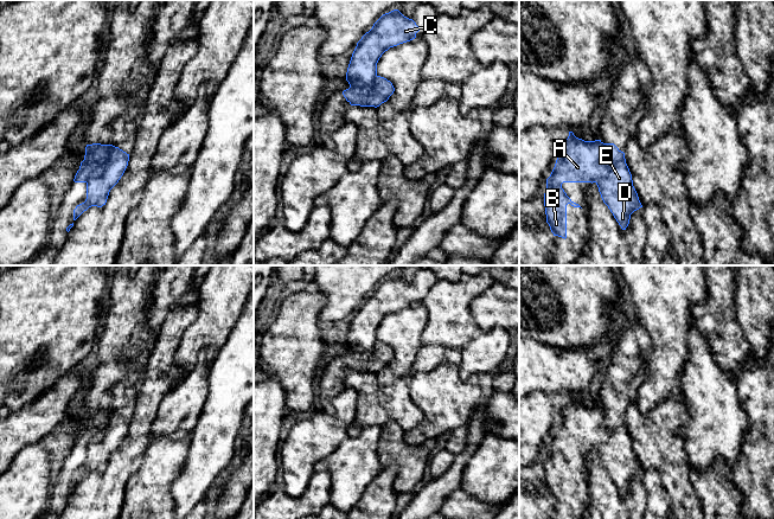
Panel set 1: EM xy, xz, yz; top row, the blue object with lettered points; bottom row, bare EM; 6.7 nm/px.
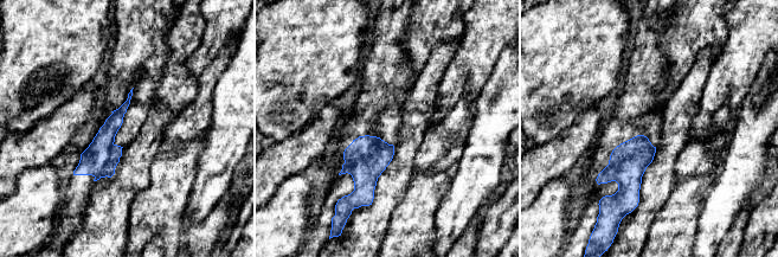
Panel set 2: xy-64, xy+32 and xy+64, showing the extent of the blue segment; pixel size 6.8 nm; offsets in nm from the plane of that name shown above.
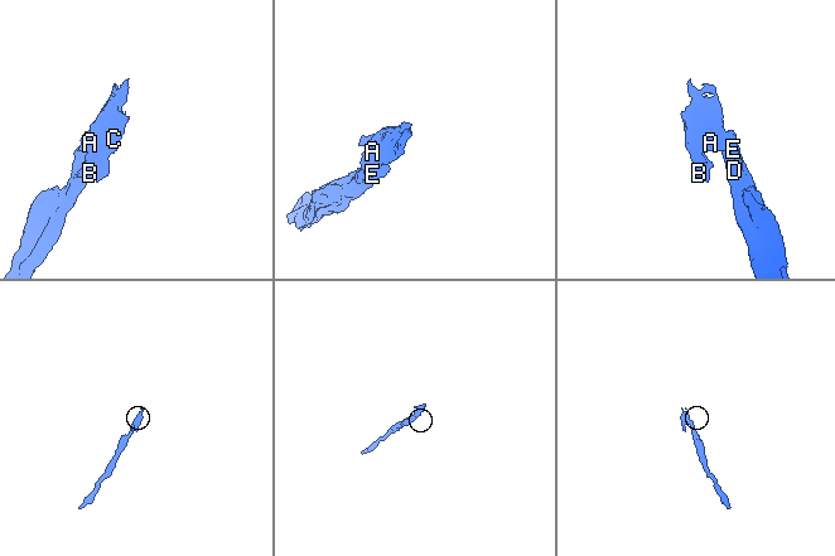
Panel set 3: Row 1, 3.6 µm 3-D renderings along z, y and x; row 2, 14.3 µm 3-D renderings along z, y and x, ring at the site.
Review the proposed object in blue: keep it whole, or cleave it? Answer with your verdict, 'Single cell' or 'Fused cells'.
Fused cells

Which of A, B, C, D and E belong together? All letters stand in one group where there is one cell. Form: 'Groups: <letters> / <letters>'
Groups: A B C / D E

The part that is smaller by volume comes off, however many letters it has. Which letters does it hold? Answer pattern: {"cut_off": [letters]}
{"cut_off": ["A", "B", "C"]}

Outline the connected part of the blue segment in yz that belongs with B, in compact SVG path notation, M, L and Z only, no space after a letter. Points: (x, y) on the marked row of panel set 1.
M569 132L564 143L558 146L558 155L555 167L546 179L546 191L544 193L544 206L546 223L554 236L567 238L567 205L581 207L574 203L562 188L563 182L597 182L609 173L609 166L606 160L605 143L601 140L584 141Z

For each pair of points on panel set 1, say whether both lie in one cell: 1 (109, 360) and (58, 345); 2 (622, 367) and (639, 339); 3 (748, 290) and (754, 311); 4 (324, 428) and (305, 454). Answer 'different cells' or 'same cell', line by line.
1: different cells
2: same cell
3: same cell
4: same cell

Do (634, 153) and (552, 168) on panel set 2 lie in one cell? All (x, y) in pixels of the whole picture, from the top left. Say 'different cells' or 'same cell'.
different cells

